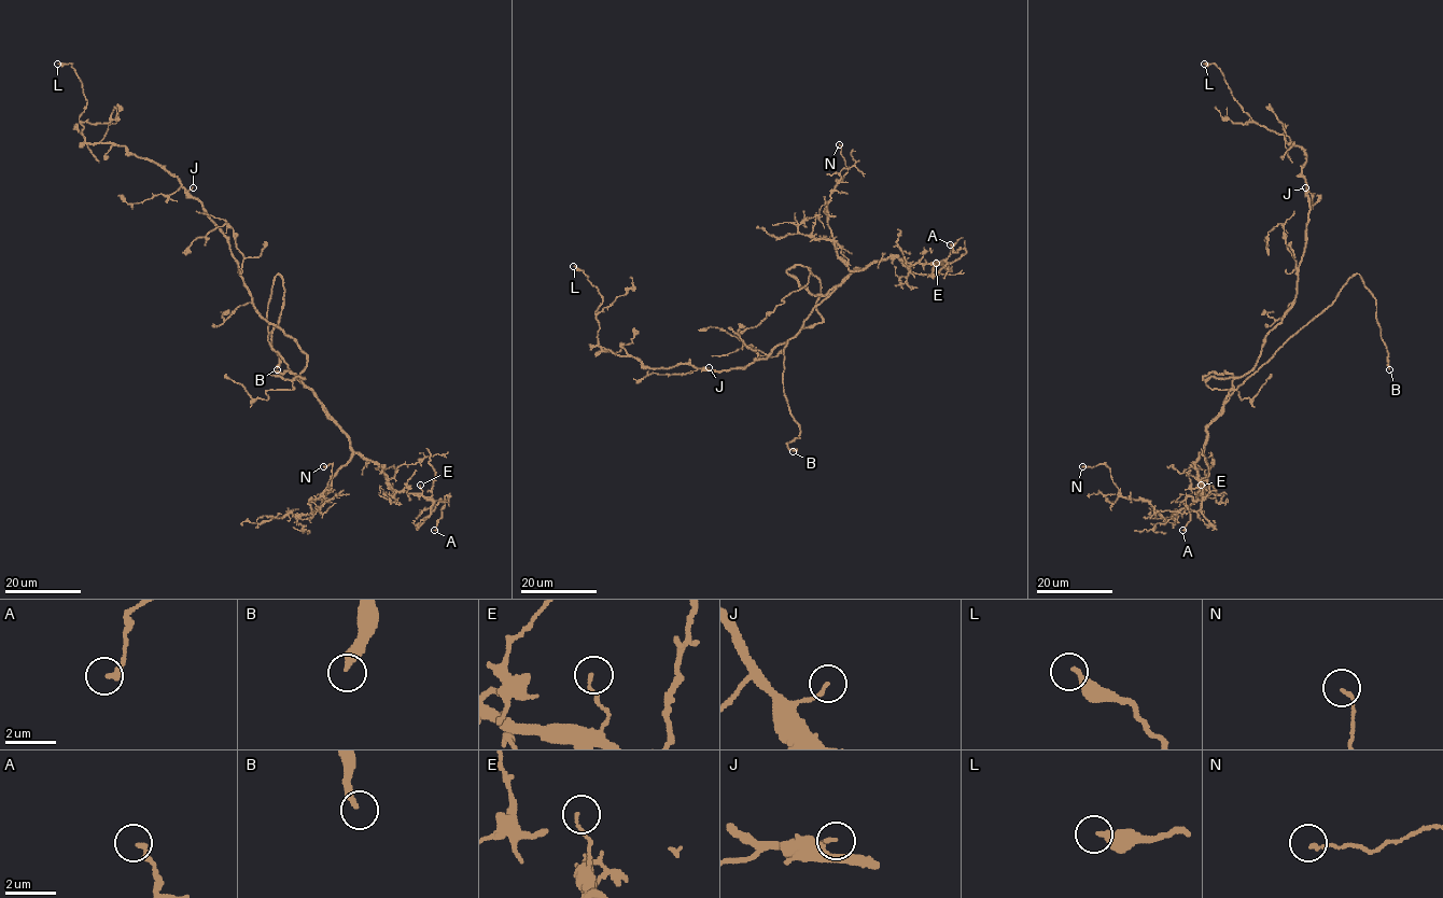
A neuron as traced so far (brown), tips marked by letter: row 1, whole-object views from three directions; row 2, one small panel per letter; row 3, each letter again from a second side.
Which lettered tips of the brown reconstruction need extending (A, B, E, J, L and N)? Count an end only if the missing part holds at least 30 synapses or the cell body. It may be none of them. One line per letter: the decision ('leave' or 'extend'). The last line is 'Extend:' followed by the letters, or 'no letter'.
A: leave
B: extend
E: leave
J: leave
L: leave
N: leave
Extend: B

